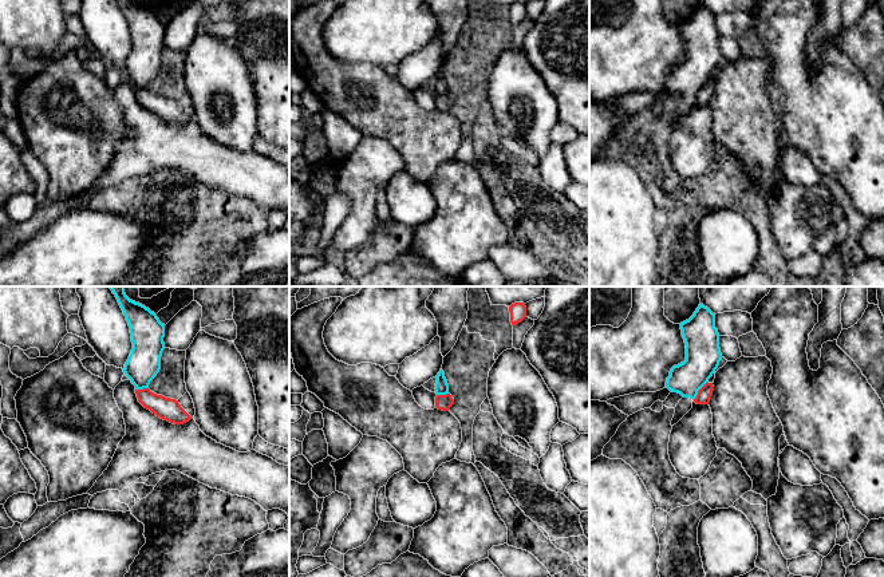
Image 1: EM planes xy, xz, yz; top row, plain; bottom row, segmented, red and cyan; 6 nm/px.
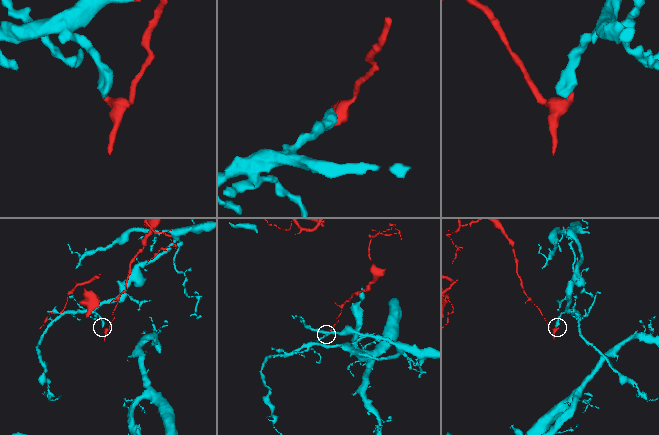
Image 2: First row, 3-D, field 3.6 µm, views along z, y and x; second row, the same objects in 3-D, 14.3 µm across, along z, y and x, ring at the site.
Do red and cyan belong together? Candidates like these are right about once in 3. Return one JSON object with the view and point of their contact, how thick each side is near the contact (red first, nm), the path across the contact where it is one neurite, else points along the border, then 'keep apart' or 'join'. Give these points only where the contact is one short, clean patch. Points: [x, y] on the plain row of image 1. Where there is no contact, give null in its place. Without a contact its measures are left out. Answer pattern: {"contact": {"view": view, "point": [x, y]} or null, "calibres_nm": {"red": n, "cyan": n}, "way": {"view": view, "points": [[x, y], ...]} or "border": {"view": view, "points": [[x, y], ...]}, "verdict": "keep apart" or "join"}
{"contact": {"view": "yz", "point": [698, 91]}, "calibres_nm": {"red": 90, "cyan": 200}, "border": {"view": "yz", "points": [[706, 82], [693, 99]]}, "verdict": "keep apart"}

